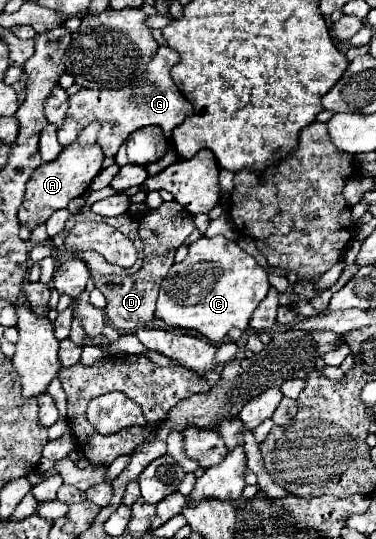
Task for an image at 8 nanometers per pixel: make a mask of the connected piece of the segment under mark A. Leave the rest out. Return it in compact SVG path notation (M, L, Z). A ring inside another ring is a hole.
M93 121L89 123L79 135L77 139L67 145L57 159L45 163L45 165L39 165L33 175L29 177L27 181L27 191L25 191L25 199L19 207L19 223L27 225L29 229L37 227L37 225L43 225L57 209L65 209L67 203L75 197L81 197L85 193L85 189L91 185L93 177L101 171L101 165L103 165L103 151L101 147L97 145L97 133L101 129L101 123L99 121Z

